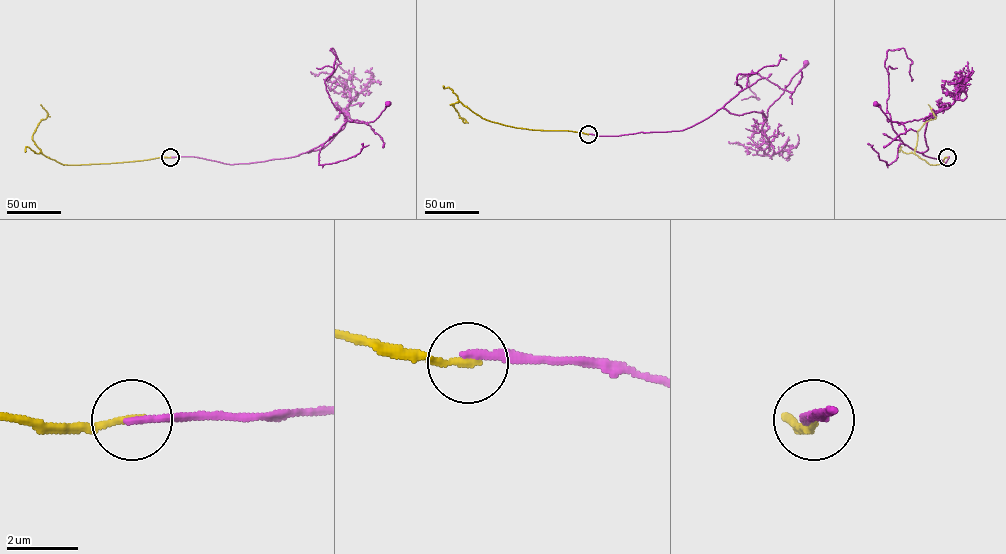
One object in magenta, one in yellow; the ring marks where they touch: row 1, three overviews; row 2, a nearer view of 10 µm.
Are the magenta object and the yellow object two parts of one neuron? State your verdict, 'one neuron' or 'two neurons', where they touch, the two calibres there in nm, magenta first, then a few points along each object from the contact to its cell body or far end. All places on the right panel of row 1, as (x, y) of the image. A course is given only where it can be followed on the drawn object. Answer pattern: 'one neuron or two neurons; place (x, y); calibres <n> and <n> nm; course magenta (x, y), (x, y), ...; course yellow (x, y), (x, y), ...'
two neurons; place (947, 157); calibres 200 and 200 nm; course magenta (947, 157), (945, 164), (921, 153), (928, 148), (924, 136), (930, 114), (919, 120), (892, 121), (876, 103); course yellow (947, 157), (942, 163), (930, 165), (914, 153), (917, 131), (926, 121), (936, 118), (928, 104)

